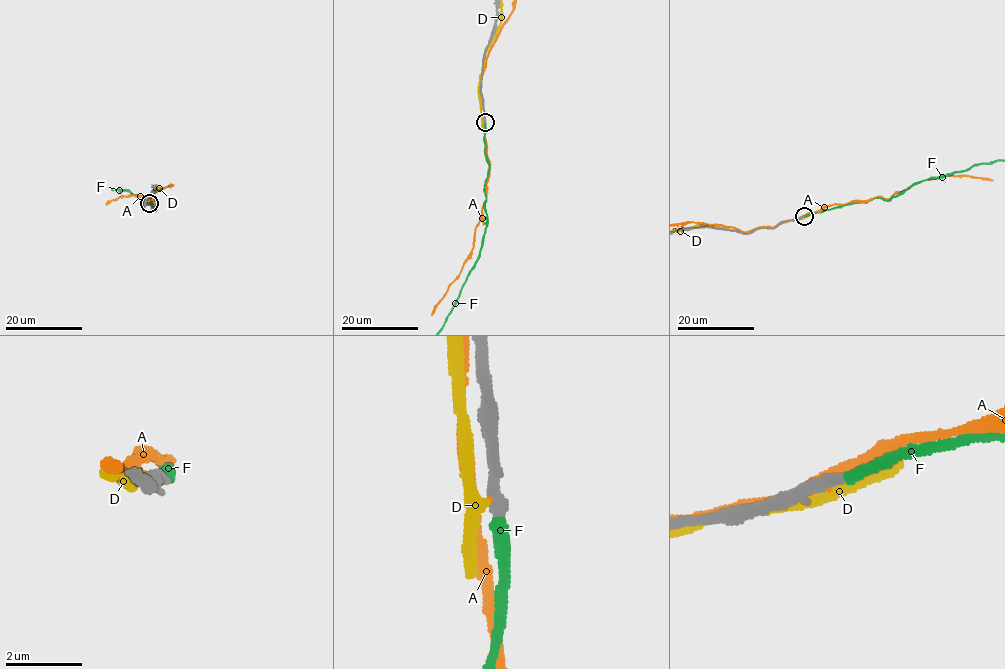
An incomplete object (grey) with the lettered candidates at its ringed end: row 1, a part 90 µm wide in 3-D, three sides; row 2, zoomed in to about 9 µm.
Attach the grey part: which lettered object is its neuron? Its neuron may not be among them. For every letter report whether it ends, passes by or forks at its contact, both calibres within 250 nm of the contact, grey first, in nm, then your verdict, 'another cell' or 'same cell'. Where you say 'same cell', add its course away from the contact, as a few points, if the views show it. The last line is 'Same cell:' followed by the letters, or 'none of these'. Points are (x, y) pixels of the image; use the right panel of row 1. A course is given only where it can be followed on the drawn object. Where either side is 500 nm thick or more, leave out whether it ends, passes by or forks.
A: it passes by; calibres 380 and 240 nm; another cell
D: it passes by; calibres 380 and 280 nm; another cell
F: it ends; calibres 340 and 300 nm; same cell
Same cell: F

